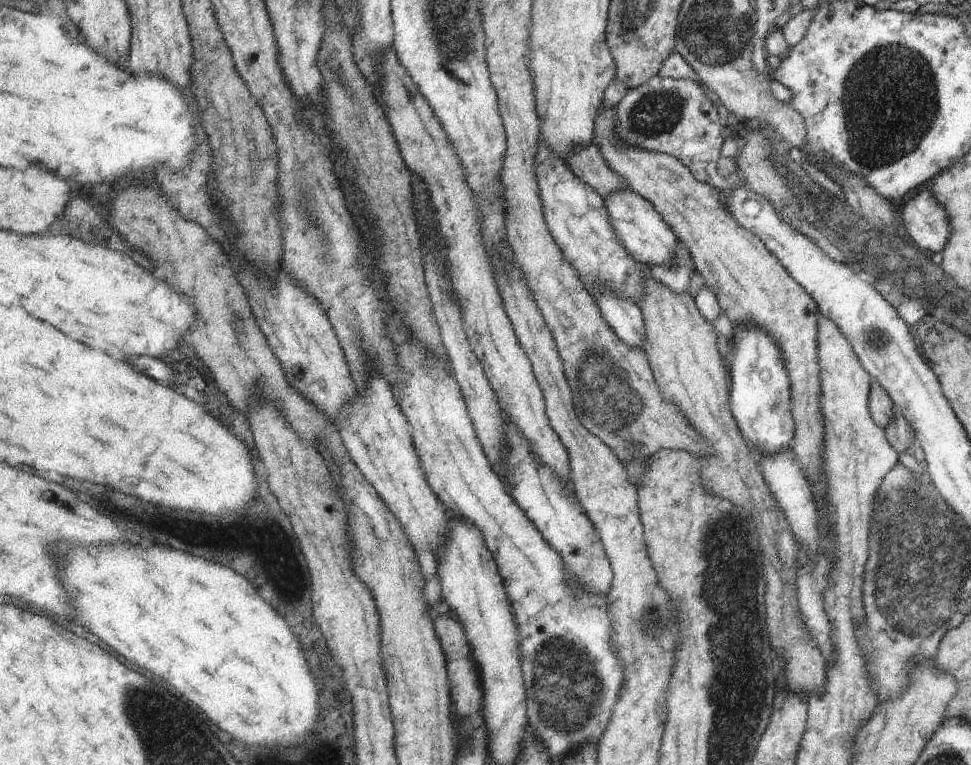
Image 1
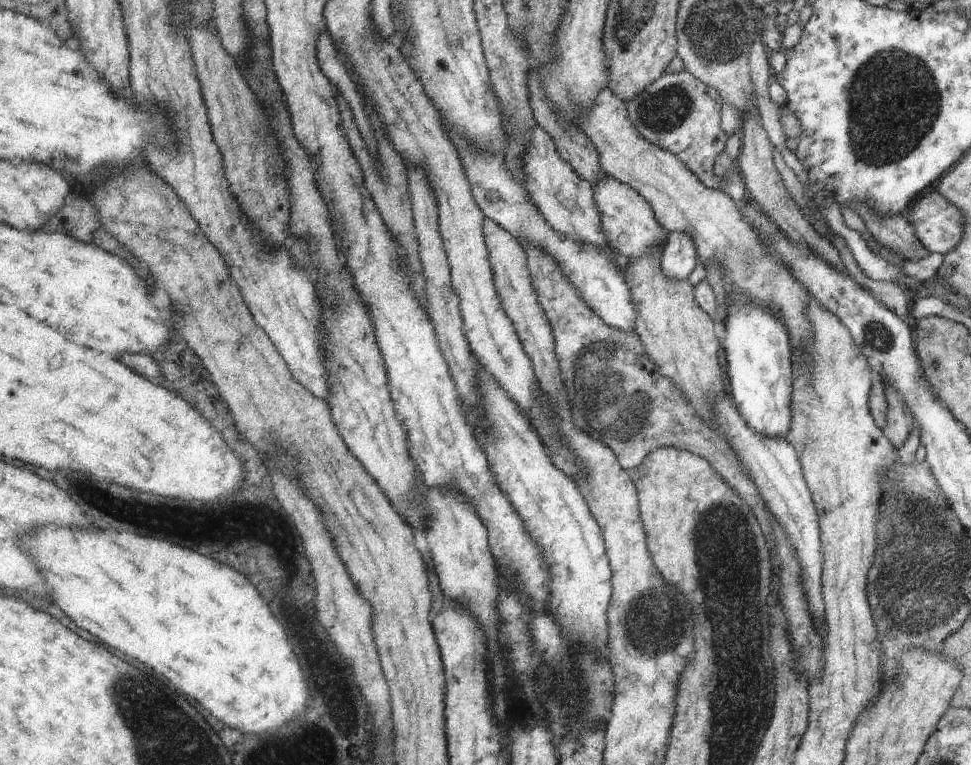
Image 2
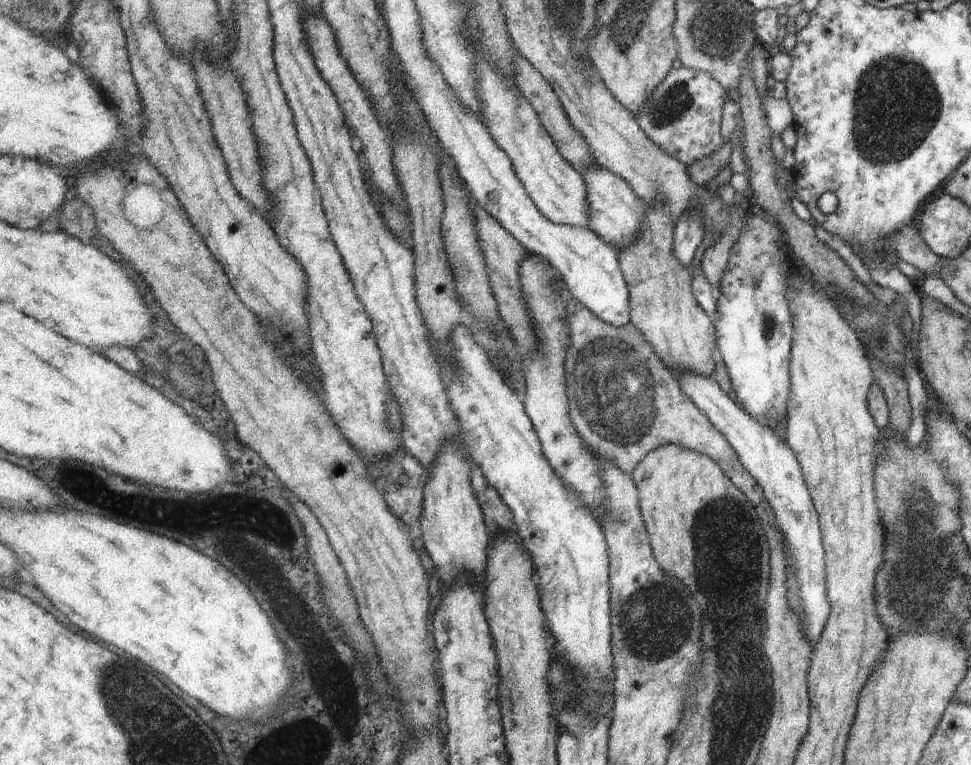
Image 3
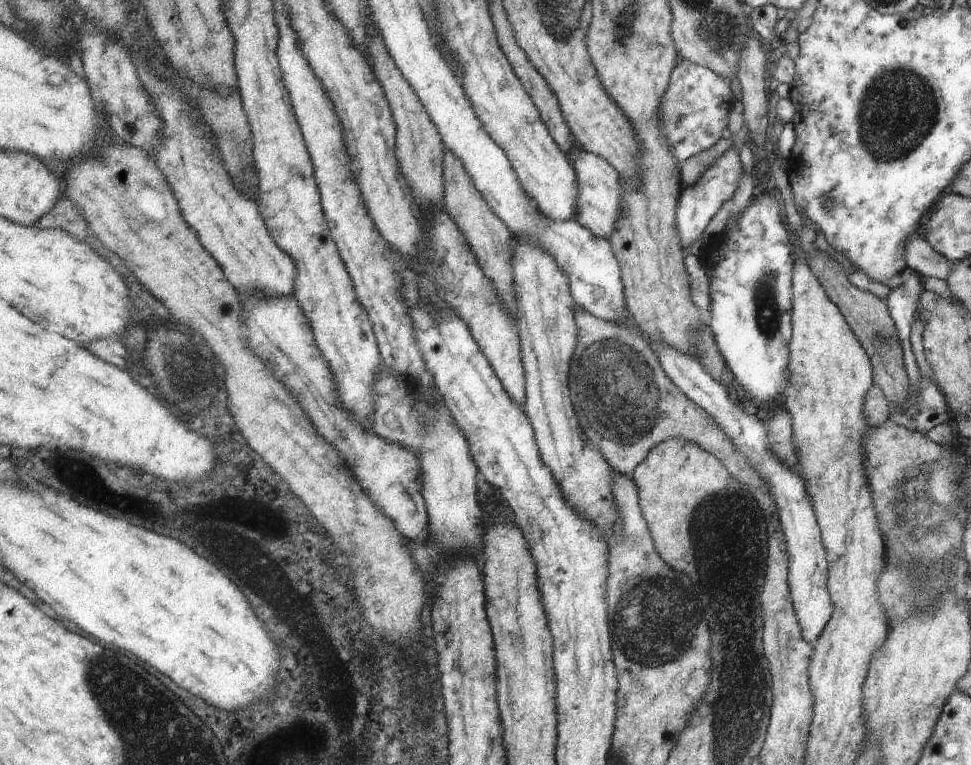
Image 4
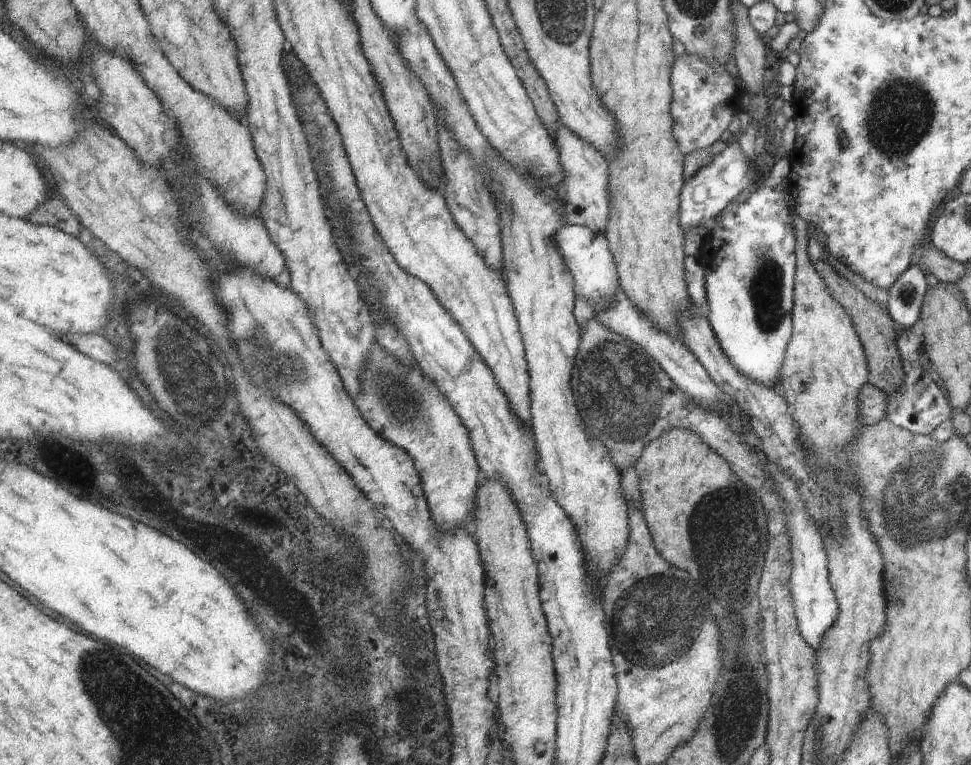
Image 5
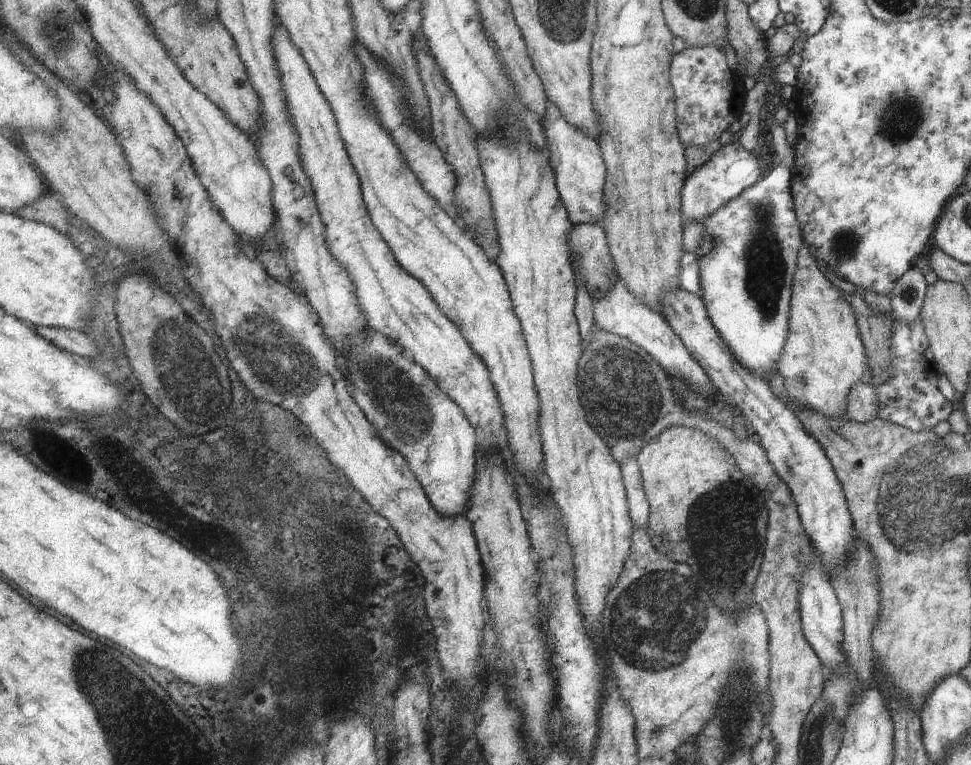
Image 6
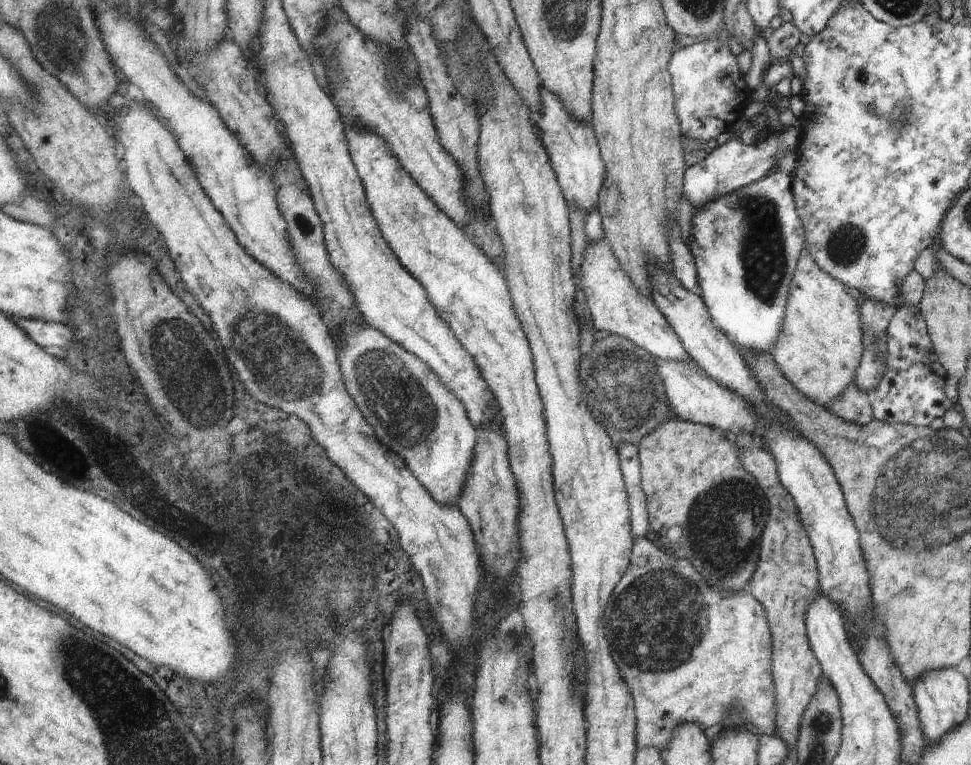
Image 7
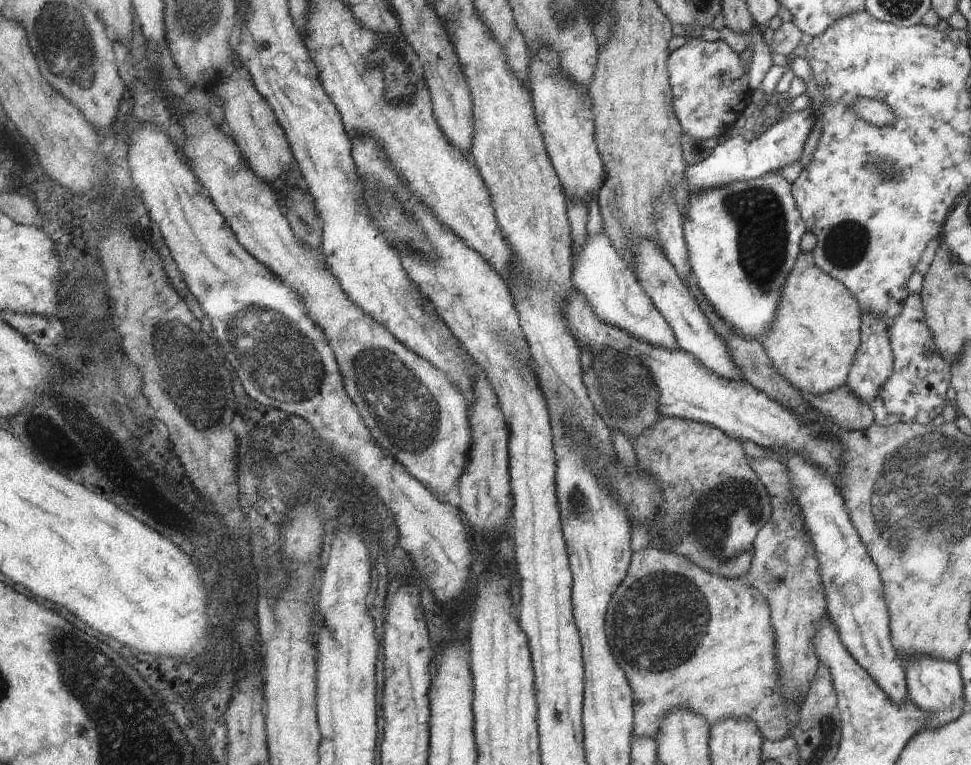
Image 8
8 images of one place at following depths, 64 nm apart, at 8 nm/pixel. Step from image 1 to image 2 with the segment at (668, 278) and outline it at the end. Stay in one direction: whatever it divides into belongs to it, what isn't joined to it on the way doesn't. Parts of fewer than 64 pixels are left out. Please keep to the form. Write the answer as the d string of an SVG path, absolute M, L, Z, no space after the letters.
M671 232L661 252L661 272L671 282L687 282L687 276L695 268L695 244L689 236Z

